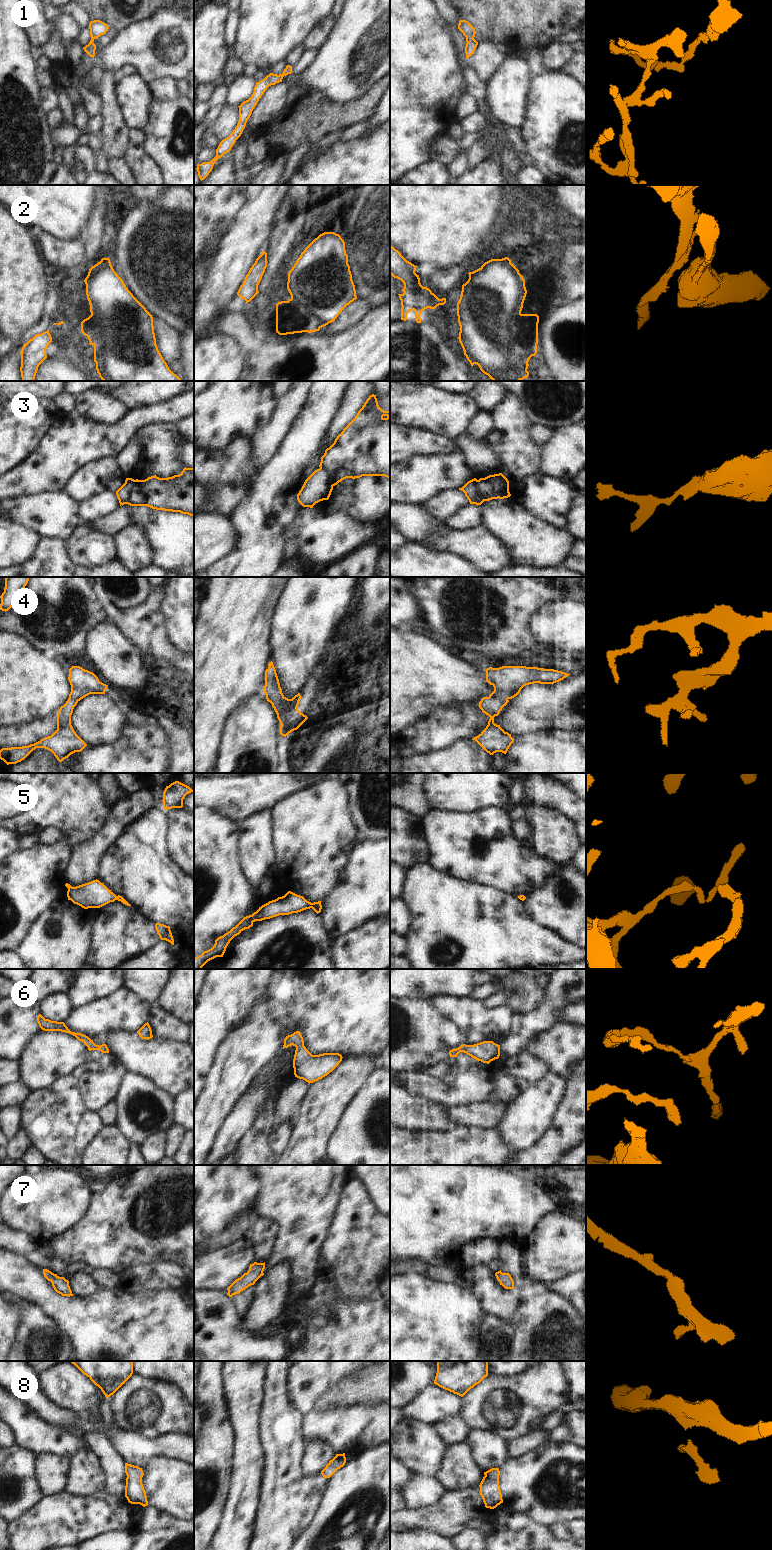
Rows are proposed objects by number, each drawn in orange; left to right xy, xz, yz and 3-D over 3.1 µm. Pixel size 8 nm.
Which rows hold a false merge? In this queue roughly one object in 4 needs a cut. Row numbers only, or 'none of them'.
3

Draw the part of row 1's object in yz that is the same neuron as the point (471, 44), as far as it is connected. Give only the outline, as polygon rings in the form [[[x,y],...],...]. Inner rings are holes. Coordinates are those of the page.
[[[460,20],[458,24],[458,29],[466,37],[465,53],[466,58],[469,58],[475,51],[478,42],[474,39],[476,31],[475,28],[466,20]]]

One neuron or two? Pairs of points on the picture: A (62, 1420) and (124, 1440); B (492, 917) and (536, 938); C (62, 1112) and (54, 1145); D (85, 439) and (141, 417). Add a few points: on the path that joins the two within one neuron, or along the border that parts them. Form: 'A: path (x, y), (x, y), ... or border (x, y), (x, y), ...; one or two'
A: path (77, 1421), (104, 1423), (109, 1428); one
B: path (503, 928), (513, 938), (525, 938); one
C: path (54, 1120), (54, 1137); one
D: path (99, 437), (104, 432), (121, 432), (127, 427); one

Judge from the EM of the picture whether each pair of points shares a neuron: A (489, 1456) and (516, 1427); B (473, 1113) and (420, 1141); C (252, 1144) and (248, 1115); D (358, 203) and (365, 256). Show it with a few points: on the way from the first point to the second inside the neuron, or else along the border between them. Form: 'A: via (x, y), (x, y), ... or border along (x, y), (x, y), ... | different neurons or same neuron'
A: border along (482, 1429), (488, 1432), (495, 1432), (506, 1443) | different neurons
B: border along (458, 1124), (464, 1127), (479, 1127), (481, 1129) | different neurons
C: border along (264, 1107), (236, 1145) | different neurons
D: via (365, 216), (365, 243) | same neuron

